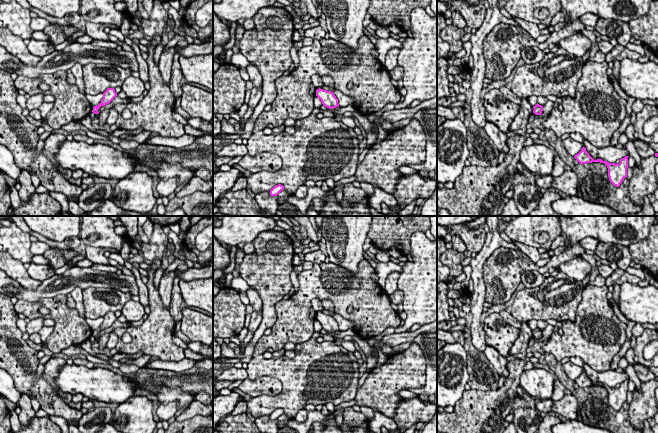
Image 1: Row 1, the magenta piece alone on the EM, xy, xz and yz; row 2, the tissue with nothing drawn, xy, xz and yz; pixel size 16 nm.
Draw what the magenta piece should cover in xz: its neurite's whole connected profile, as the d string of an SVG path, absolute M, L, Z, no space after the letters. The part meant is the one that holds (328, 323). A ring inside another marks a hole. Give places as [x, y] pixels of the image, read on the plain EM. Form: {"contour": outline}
{"contour": "M319 312L316 314L316 320L321 324L322 328L329 333L339 331L338 323L331 315Z"}

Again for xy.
{"contour": "M108 312L103 317L103 323L102 323L101 327L97 330L94 330L92 336L94 338L99 338L98 333L101 330L105 330L105 329L109 328L116 320L117 320L117 317L115 316L115 313L114 312Z"}

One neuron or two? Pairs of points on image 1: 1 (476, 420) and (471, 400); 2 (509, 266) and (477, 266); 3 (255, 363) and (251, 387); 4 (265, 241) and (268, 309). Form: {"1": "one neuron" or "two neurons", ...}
{"1": "one neuron", "2": "two neurons", "3": "two neurons", "4": "one neuron"}

